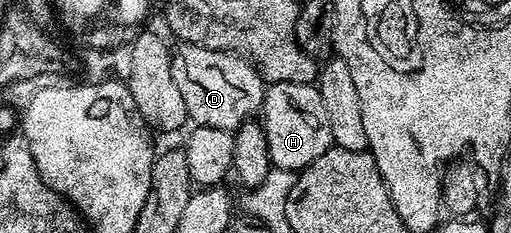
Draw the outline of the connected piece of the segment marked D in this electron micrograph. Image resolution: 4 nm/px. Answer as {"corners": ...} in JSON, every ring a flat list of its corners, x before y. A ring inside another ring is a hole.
{"corners":[[180,41,171,48,172,72,174,81,178,85,178,90,182,92,182,101,186,101,186,113,189,120,195,126,209,126,210,129,220,129,228,132,235,132,237,127,249,122,252,115,261,110,264,106,265,80,259,71,238,55,233,55,230,51,215,51,209,47,204,47,201,43,190,43]]}

